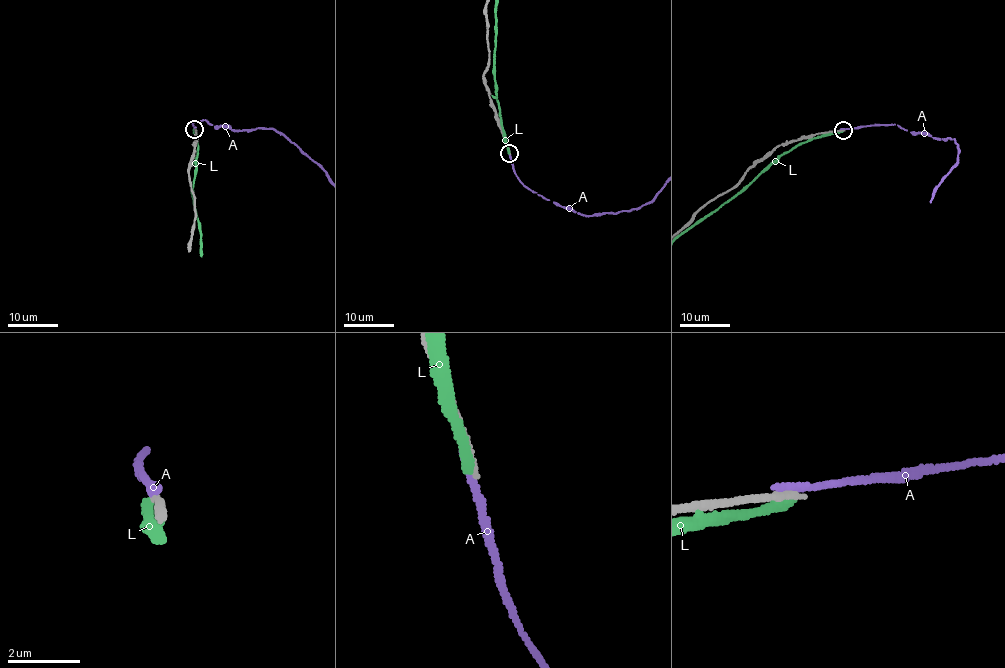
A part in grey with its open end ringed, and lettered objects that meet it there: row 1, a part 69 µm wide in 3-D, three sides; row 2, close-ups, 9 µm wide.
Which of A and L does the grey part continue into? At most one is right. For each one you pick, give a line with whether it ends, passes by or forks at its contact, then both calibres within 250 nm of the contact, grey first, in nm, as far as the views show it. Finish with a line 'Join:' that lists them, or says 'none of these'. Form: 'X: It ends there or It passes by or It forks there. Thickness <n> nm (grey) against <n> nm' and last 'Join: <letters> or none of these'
Join: none of these

